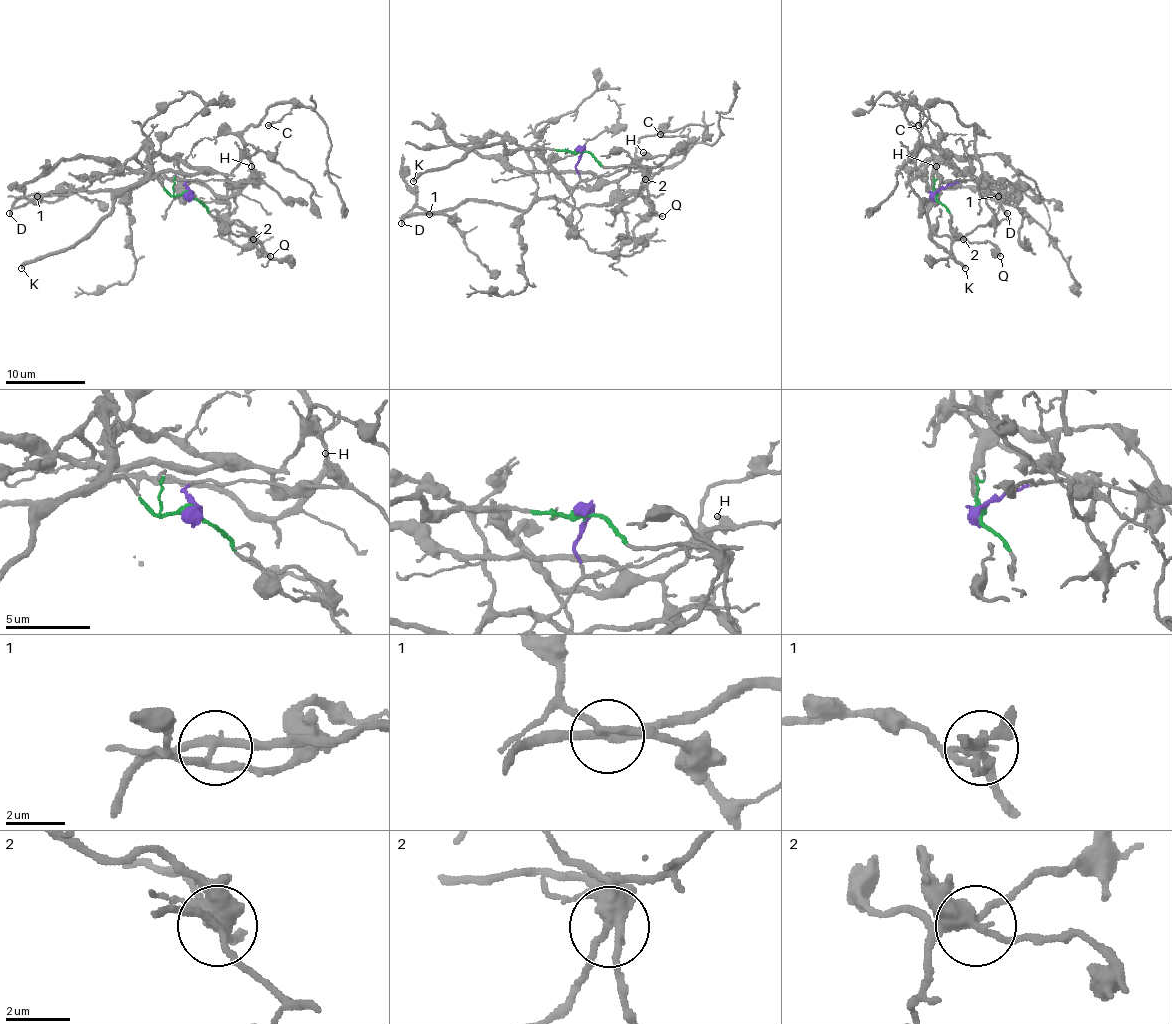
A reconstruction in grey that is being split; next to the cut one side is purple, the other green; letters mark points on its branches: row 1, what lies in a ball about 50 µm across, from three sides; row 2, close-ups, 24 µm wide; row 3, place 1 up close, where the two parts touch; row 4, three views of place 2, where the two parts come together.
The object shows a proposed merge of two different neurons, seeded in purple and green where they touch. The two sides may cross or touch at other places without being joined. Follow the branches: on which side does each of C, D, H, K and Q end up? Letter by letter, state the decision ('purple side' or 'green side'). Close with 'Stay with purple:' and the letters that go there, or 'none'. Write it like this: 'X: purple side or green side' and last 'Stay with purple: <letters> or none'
C: purple side
D: purple side
H: purple side
K: green side
Q: green side
Stay with purple: C, D, H

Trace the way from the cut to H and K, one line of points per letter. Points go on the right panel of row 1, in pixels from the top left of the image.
H: (934, 194), (964, 180), (942, 182), (936, 166)
K: (934, 194), (936, 196), (934, 178), (934, 198), (927, 212), (929, 236), (966, 268)

